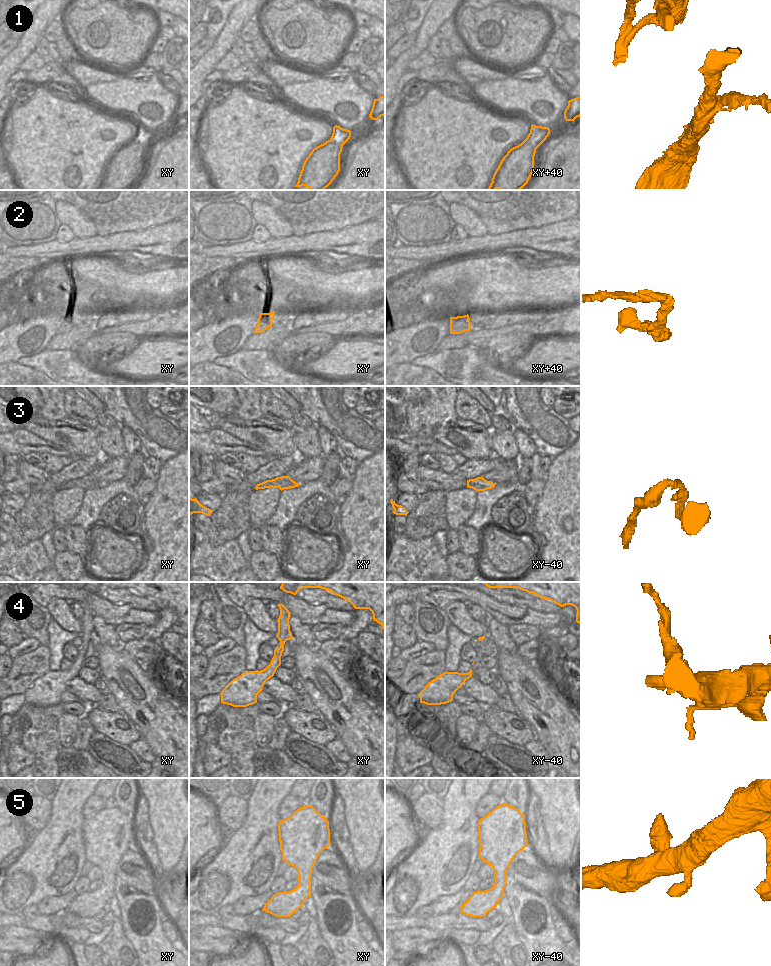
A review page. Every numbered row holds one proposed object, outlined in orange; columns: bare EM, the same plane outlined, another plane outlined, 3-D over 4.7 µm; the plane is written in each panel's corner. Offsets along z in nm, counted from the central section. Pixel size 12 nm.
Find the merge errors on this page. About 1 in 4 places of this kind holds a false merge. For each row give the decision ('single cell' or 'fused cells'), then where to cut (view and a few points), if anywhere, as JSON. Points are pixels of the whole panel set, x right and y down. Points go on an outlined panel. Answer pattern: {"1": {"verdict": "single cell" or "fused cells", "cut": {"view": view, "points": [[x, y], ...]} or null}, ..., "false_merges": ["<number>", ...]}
{"1": {"verdict": "fused cells", "cut": {"view": "xy", "points": [[329, 140], [342, 145]]}}, "2": {"verdict": "fused cells", "cut": {"view": "xy", "points": [[258, 320], [262, 317], [271, 321]]}}, "3": {"verdict": "single cell", "cut": null}, "4": {"verdict": "single cell", "cut": null}, "5": {"verdict": "single cell", "cut": null}, "false_merges": ["1", "2"]}

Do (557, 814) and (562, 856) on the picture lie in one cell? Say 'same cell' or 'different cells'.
same cell

